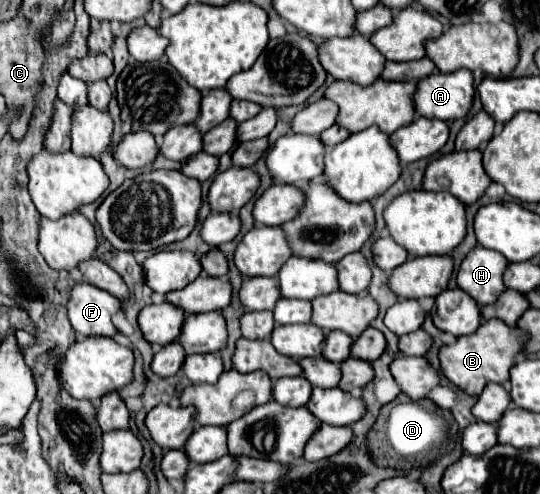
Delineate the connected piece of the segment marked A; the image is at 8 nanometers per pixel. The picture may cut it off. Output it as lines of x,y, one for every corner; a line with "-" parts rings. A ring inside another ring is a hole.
456,70
452,74
434,72
418,82
414,92
414,106
418,116
456,120
464,118
472,108
474,76
470,70

